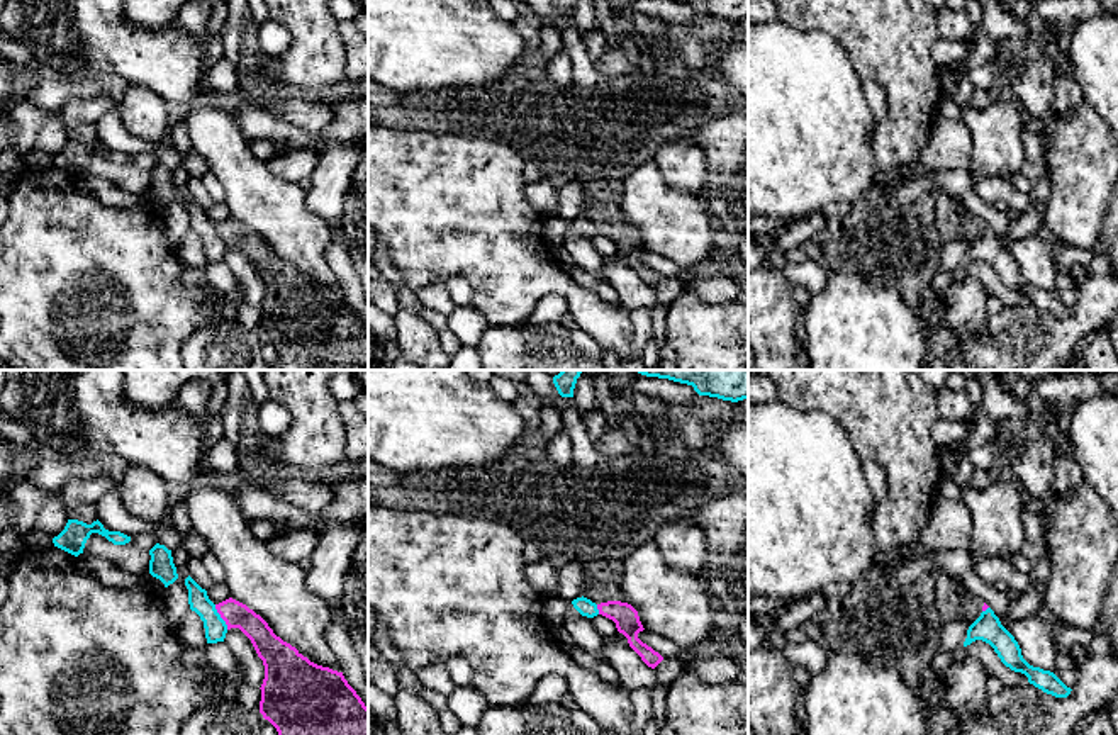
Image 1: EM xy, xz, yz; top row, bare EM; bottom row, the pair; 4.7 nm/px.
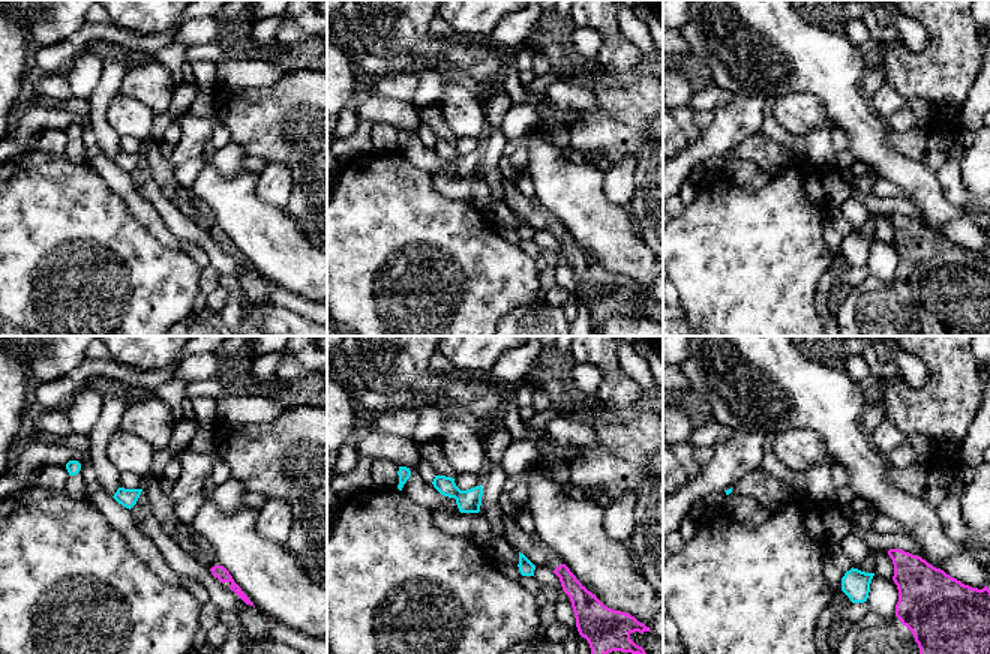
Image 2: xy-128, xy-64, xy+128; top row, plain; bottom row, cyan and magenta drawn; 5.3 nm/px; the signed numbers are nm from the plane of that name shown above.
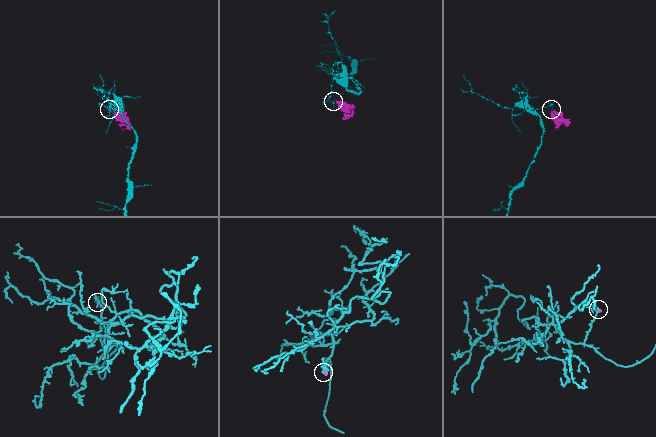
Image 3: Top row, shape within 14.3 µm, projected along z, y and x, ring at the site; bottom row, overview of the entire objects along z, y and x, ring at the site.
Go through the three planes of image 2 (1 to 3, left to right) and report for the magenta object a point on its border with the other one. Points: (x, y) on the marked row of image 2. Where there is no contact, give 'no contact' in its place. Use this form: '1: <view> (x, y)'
1: no contact
2: no contact
3: no contact

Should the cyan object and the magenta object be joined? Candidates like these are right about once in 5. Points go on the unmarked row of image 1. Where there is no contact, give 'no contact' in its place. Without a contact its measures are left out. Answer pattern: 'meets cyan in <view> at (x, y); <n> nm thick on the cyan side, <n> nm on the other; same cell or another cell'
meets cyan in xy at (219, 236); 110 nm thick on the cyan side, 130 nm on the other; another cell

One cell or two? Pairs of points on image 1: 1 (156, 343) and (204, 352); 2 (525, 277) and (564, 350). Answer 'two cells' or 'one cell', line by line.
1: two cells
2: two cells

